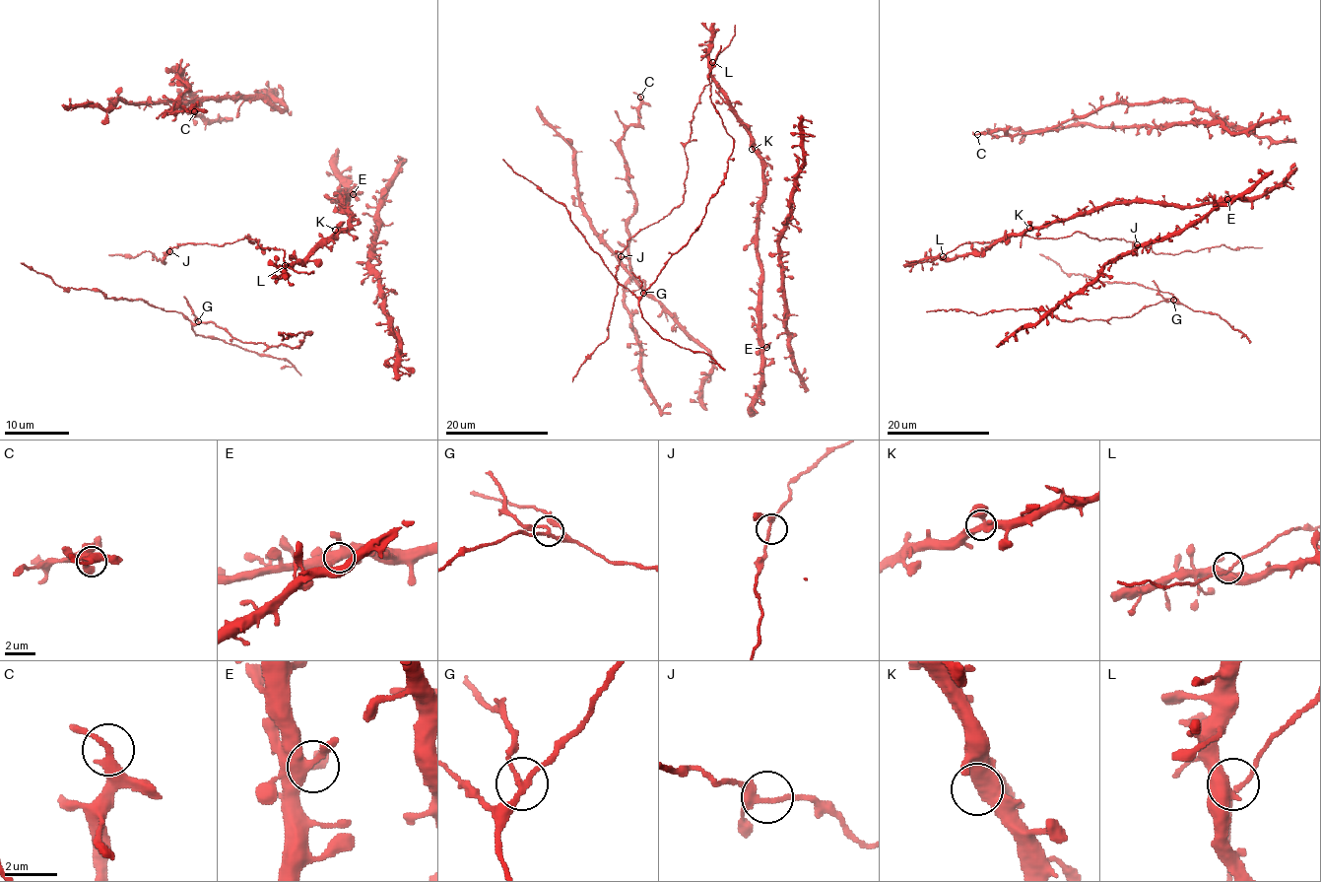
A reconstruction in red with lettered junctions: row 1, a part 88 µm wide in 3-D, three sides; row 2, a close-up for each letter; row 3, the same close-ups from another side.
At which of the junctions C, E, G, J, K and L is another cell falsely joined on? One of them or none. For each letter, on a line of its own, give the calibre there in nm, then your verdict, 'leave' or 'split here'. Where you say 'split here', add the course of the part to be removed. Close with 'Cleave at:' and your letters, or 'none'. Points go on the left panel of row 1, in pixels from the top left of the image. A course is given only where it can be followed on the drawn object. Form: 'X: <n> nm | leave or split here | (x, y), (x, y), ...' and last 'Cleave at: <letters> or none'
C: 300 nm | leave
E: 400 nm | leave
G: 200 nm | split here | (197, 320), (184, 297)
J: 240 nm | leave
K: 420 nm | leave
L: 200 nm | leave
Cleave at: G

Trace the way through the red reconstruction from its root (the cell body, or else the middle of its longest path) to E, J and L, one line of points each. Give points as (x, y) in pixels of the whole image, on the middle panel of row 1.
E: (756, 148), (762, 171), (762, 202), (758, 212), (758, 250), (761, 273), (761, 340), (766, 347)
J: (756, 148), (711, 63), (711, 81), (684, 148), (683, 202), (640, 229), (621, 256)
L: (756, 148), (747, 125), (711, 73), (712, 62)

